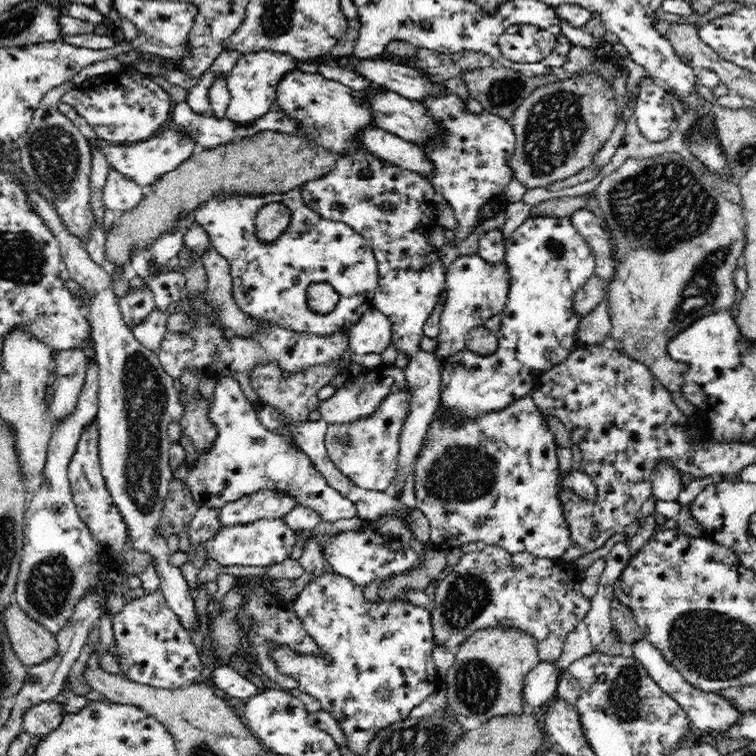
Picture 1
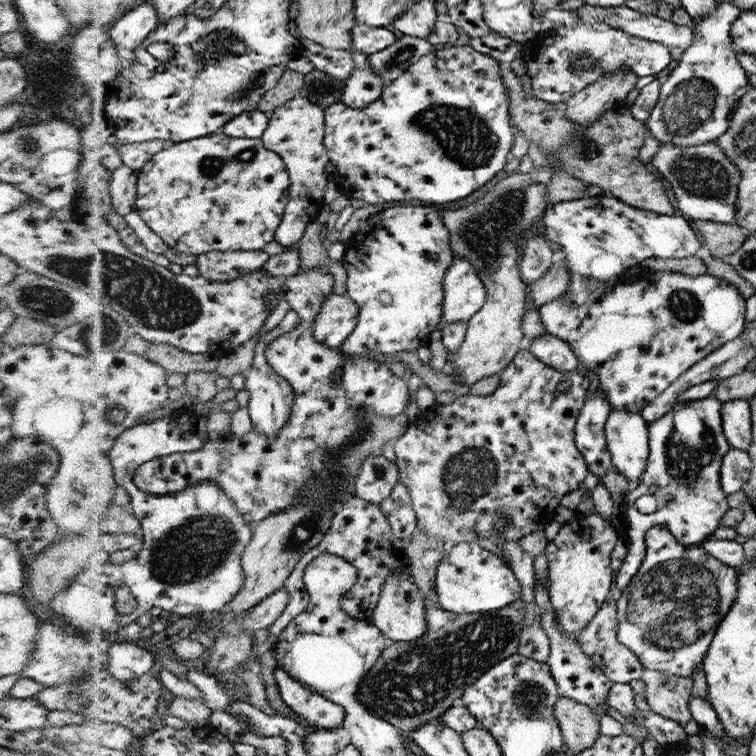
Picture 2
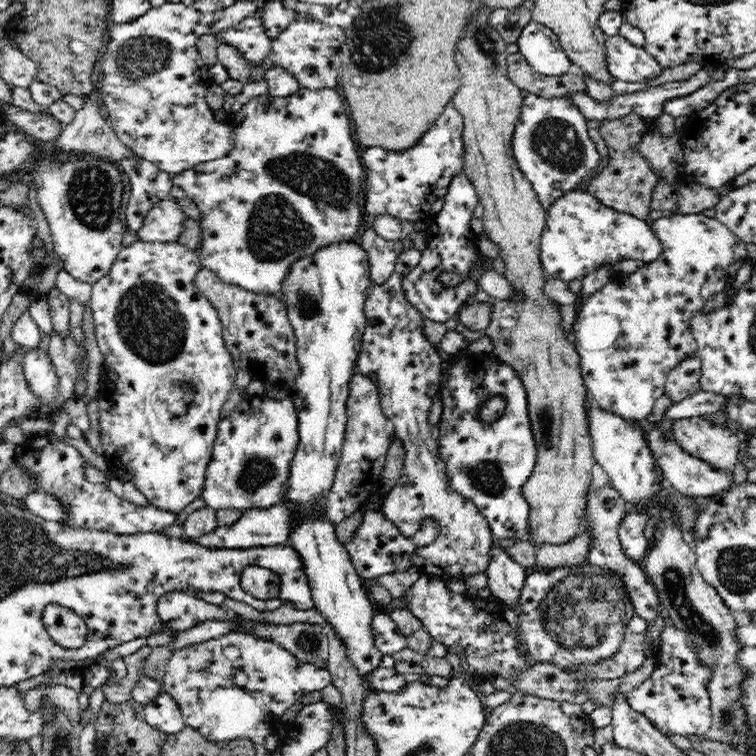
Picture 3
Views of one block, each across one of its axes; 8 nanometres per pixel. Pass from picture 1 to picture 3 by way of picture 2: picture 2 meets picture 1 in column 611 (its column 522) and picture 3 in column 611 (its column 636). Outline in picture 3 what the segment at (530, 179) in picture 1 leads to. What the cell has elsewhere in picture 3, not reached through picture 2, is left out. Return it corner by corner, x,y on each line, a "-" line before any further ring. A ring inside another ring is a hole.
634,112
602,121
600,135
608,148
609,163
596,175
587,181
585,190
595,196
602,204
618,212
631,213
632,216
645,220
649,216
650,200
654,186
658,182
657,174
651,165
638,151
638,144
644,140
646,132
652,132
654,123
652,117
643,117

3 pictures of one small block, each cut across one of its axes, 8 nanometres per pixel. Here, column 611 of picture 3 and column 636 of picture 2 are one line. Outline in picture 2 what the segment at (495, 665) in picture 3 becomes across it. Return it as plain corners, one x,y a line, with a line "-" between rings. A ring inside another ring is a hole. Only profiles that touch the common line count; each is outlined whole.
656,525
646,534
647,554
638,574
617,594
619,642
627,645
643,662
645,670
658,670
672,676
692,678
694,670
703,664
714,632
738,593
737,569
709,555
701,546
680,544
664,525

